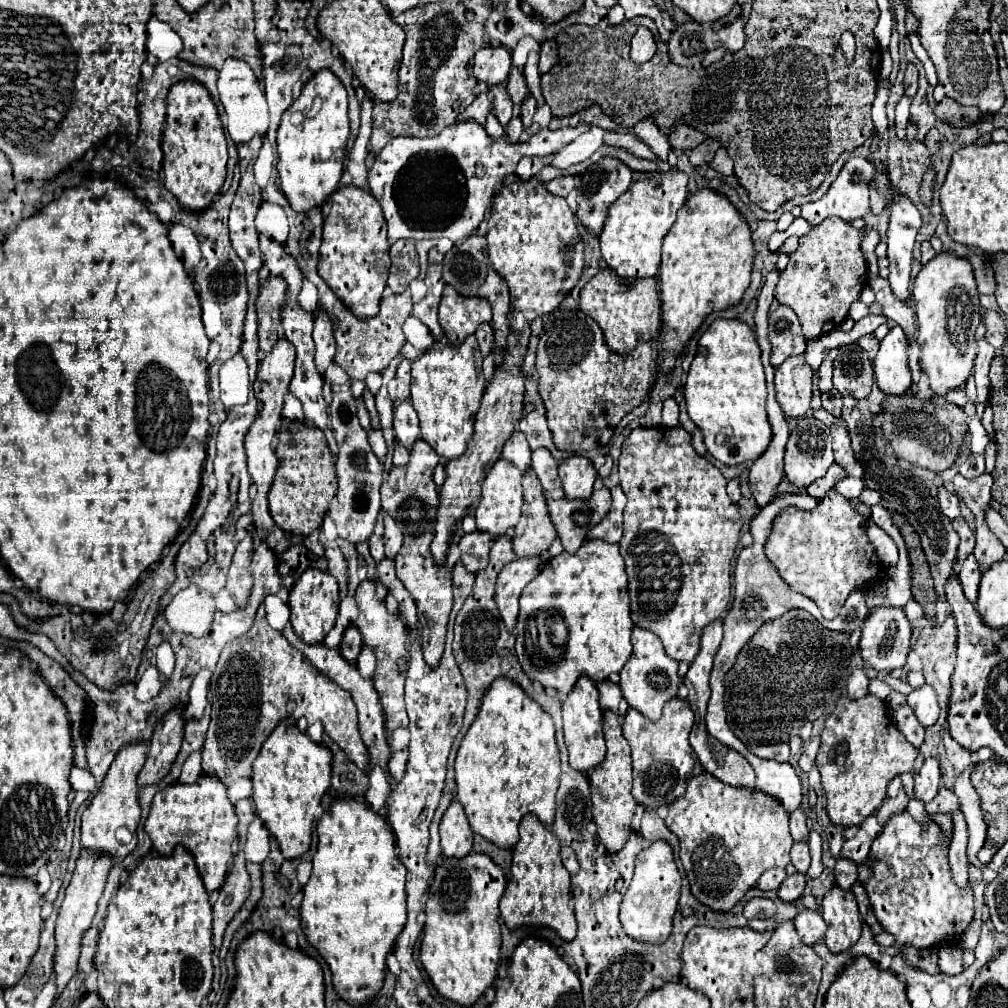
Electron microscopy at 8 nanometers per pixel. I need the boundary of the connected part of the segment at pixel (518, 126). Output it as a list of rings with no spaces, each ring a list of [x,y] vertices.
[[[512,117],[510,119],[510,123],[506,125],[506,135],[510,137],[510,141],[516,141],[518,137],[520,137],[520,133],[524,131],[524,127],[522,127],[522,121],[520,121],[520,117]]]

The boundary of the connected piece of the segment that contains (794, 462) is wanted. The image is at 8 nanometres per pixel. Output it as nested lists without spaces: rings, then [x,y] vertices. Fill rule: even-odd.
[[[800,417],[796,427],[790,431],[790,439],[786,445],[786,457],[784,457],[786,477],[798,487],[808,487],[812,481],[824,477],[832,463],[834,463],[834,455],[832,455],[830,427],[814,417]]]

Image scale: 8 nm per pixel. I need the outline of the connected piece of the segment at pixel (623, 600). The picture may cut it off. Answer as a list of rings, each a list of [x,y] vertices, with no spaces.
[[[592,539],[592,541],[584,541],[584,545],[574,553],[560,553],[556,557],[552,557],[544,569],[524,587],[522,595],[520,595],[520,615],[518,615],[518,623],[516,623],[516,655],[518,655],[518,661],[524,669],[524,673],[532,679],[532,681],[538,681],[542,683],[542,687],[552,687],[552,689],[558,689],[560,693],[570,693],[576,679],[580,675],[588,675],[590,679],[594,681],[600,681],[600,679],[606,679],[610,673],[618,673],[624,663],[630,659],[632,655],[632,643],[630,643],[630,631],[634,627],[632,619],[630,619],[630,597],[628,597],[628,581],[626,581],[626,569],[624,569],[624,559],[620,557],[620,547],[618,545],[612,545],[612,543],[606,543],[606,541],[598,541],[598,539]]]

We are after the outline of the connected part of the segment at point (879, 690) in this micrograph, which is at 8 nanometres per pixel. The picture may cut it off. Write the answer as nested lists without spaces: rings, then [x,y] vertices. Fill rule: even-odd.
[[[874,679],[874,681],[870,681],[870,695],[874,695],[874,697],[878,697],[878,699],[886,699],[888,697],[888,693],[890,693],[890,687],[884,683],[884,681],[878,681],[878,679]]]

